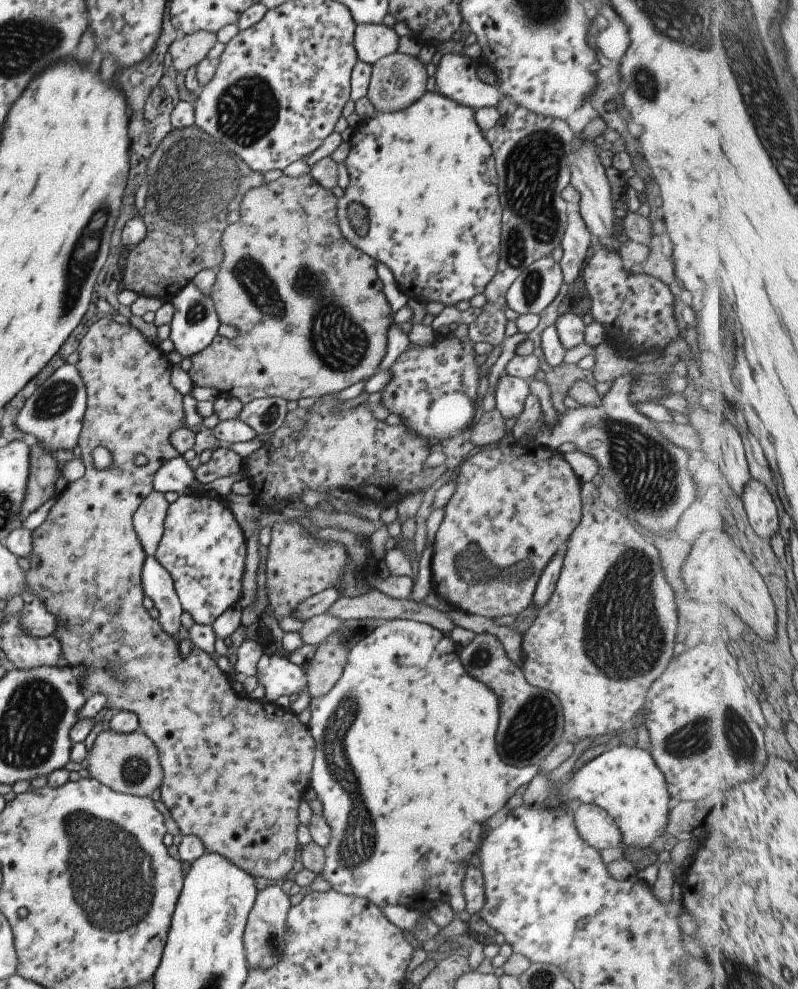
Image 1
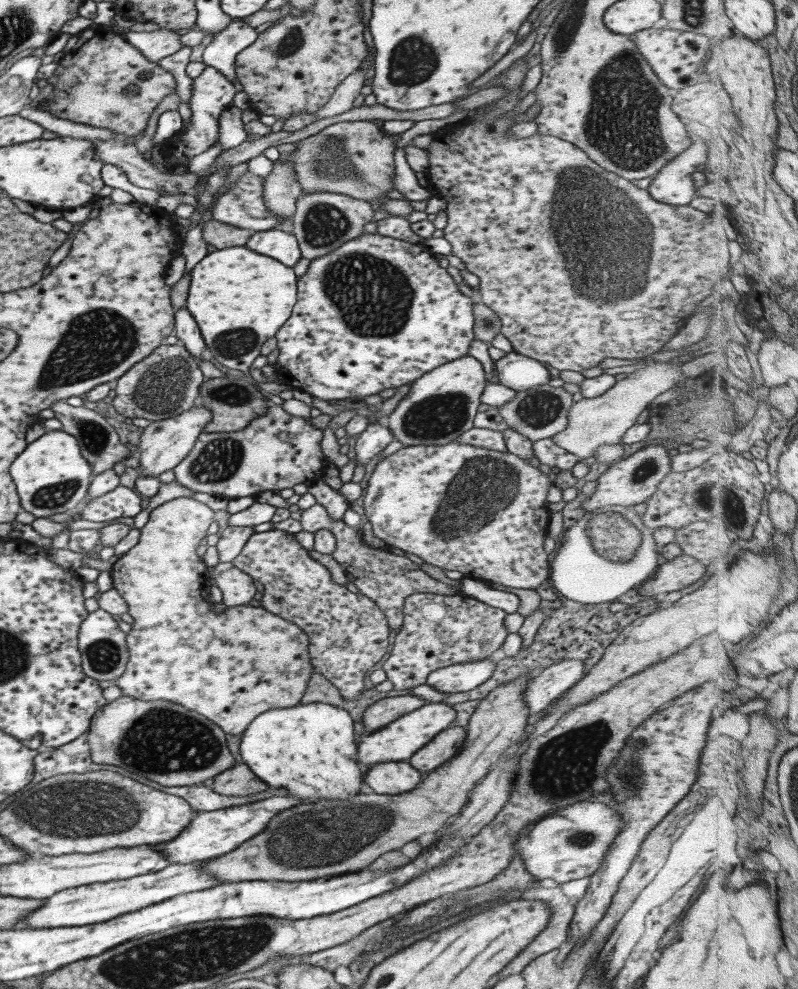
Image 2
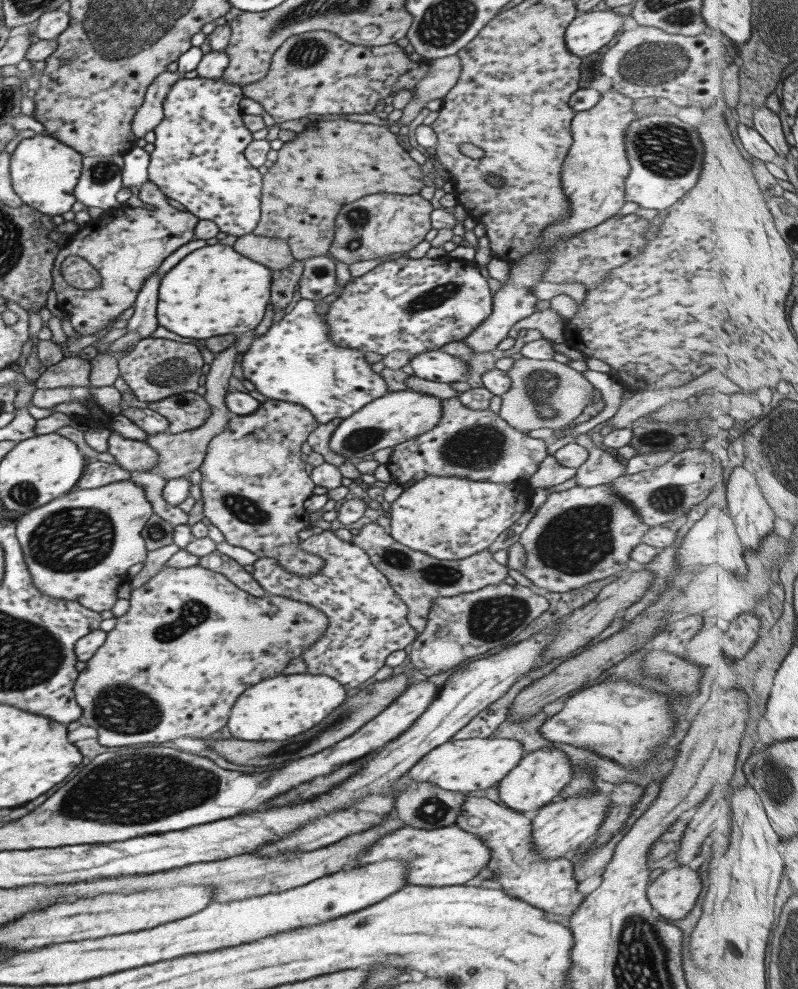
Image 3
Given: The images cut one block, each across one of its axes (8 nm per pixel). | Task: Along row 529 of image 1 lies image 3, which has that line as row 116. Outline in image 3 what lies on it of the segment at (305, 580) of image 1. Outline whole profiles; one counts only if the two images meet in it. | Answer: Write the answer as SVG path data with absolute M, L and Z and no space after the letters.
M310 31L287 38L275 49L265 77L243 85L240 89L245 98L259 103L275 124L311 114L371 113L379 100L394 96L403 88L413 92L413 86L429 73L430 61L419 59L417 62L411 62L403 49L395 43L384 46L357 46L344 42L328 31Z

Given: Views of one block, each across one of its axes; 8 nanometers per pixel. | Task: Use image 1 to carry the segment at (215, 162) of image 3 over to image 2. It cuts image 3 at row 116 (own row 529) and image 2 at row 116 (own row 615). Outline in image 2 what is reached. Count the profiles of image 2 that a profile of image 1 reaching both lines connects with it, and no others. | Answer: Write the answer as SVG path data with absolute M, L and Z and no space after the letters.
M204 66L202 72L192 81L191 95L187 106L191 112L189 121L187 121L187 125L182 125L178 133L161 143L159 150L161 154L165 154L170 159L170 163L183 166L183 168L187 168L187 164L193 156L205 152L215 142L218 142L217 120L219 120L219 114L232 105L231 98L235 94L235 88L231 82L211 66Z

